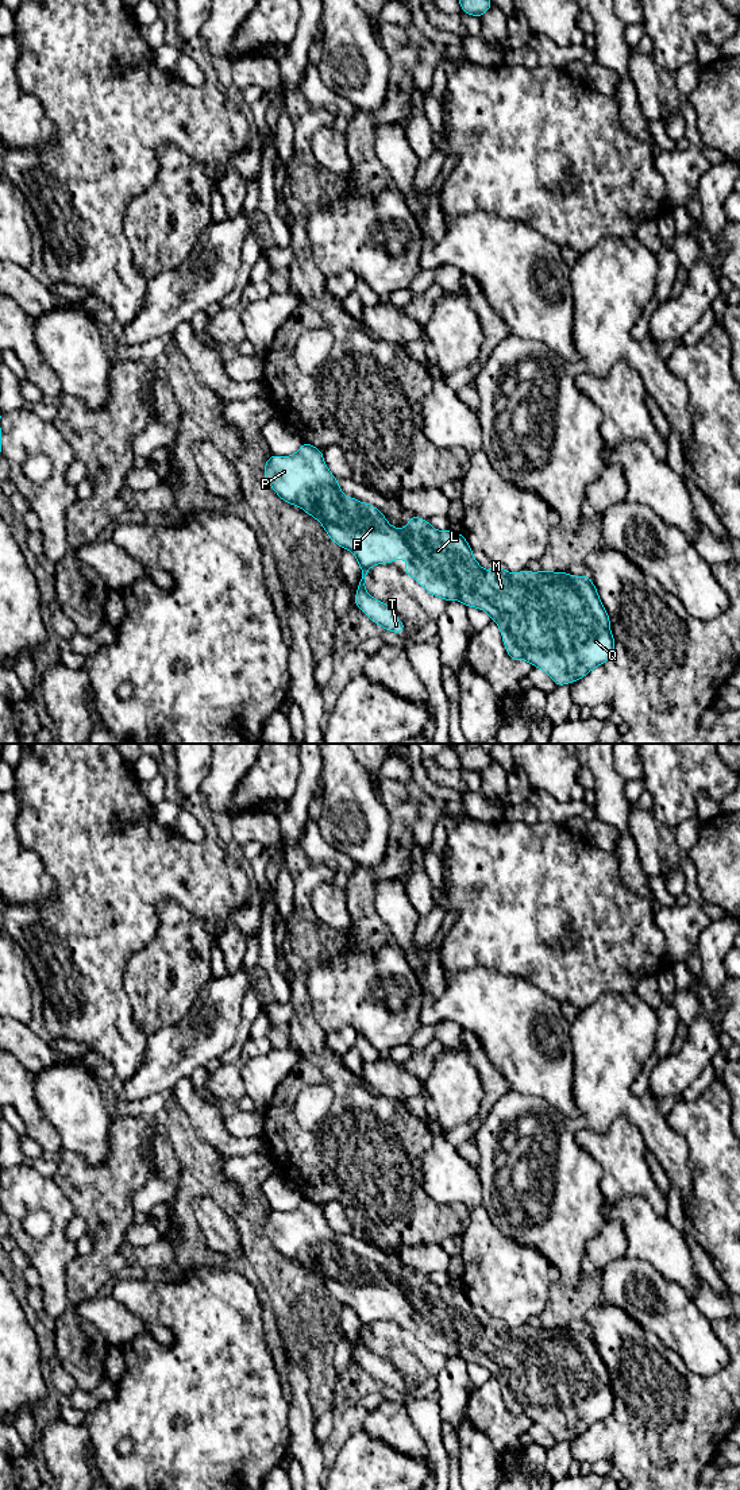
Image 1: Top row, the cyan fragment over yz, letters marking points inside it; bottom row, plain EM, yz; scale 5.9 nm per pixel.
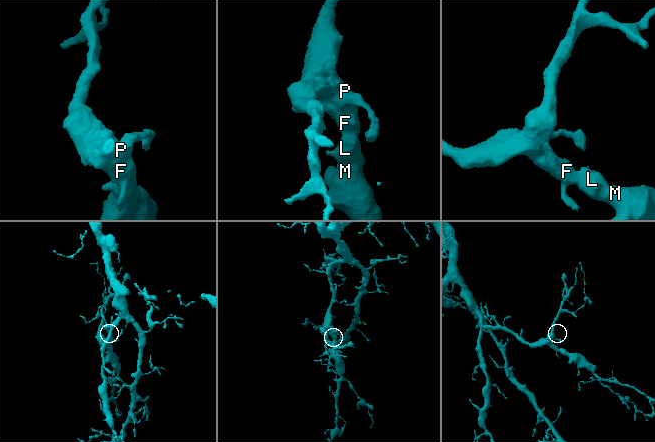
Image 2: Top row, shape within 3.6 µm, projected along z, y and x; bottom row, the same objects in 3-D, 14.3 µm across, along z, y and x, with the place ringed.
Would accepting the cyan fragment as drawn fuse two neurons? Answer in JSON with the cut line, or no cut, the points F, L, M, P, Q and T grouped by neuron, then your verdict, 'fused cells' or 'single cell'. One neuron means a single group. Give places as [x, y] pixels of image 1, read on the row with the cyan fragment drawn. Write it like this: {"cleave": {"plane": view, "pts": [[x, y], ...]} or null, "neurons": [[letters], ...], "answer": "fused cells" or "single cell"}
{"cleave": null, "neurons": [["F", "L", "M", "P", "Q", "T"]], "answer": "single cell"}

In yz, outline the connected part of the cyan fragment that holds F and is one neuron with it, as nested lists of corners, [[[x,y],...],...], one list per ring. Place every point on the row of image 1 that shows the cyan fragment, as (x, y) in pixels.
[[[305,440],[294,455],[271,455],[265,463],[263,474],[282,501],[301,507],[316,518],[331,541],[354,553],[362,568],[354,603],[385,630],[400,634],[406,628],[389,605],[374,599],[365,590],[367,571],[373,565],[406,560],[412,556],[413,559],[405,564],[405,575],[446,602],[460,601],[467,607],[486,611],[501,630],[508,656],[540,668],[556,686],[581,680],[614,655],[609,614],[587,575],[573,576],[569,572],[552,572],[546,568],[539,572],[527,570],[509,574],[497,565],[485,571],[473,556],[473,549],[462,533],[454,533],[451,529],[436,530],[428,520],[416,516],[411,517],[404,528],[393,528],[375,506],[344,495],[328,470],[323,452]]]

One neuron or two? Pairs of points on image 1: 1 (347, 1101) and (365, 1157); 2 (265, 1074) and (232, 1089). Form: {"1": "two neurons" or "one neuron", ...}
{"1": "one neuron", "2": "two neurons"}

